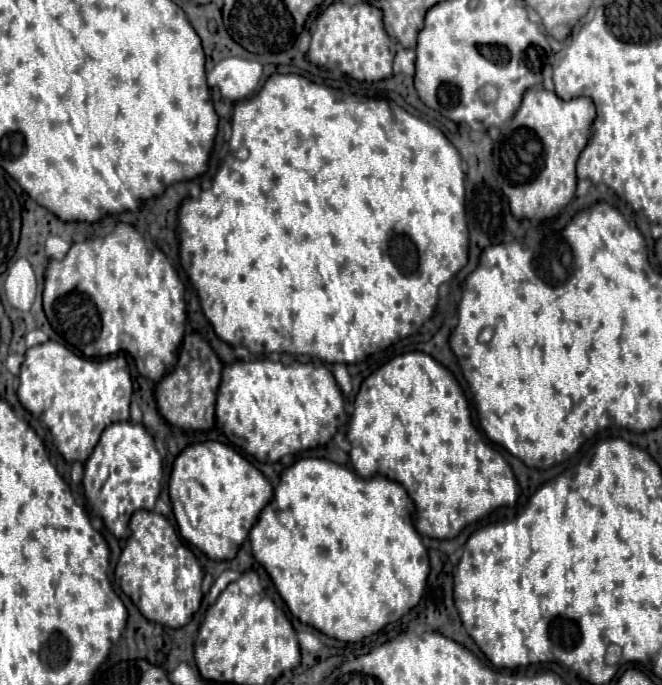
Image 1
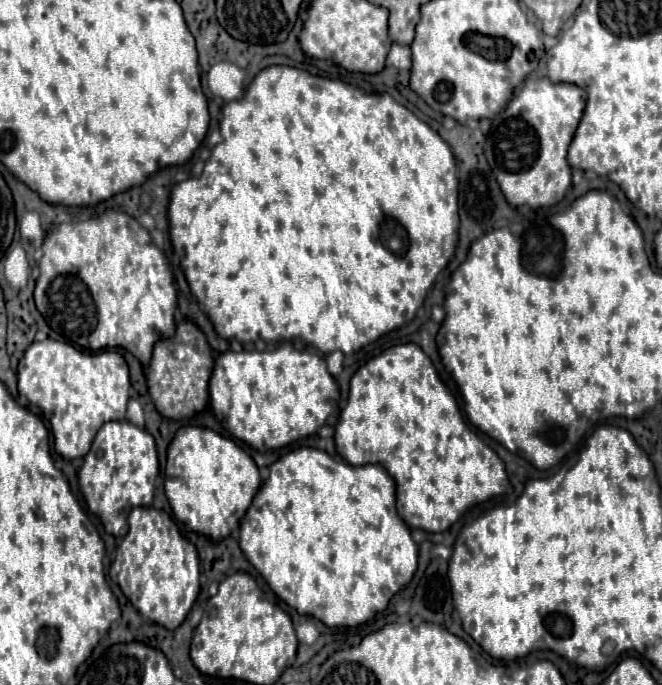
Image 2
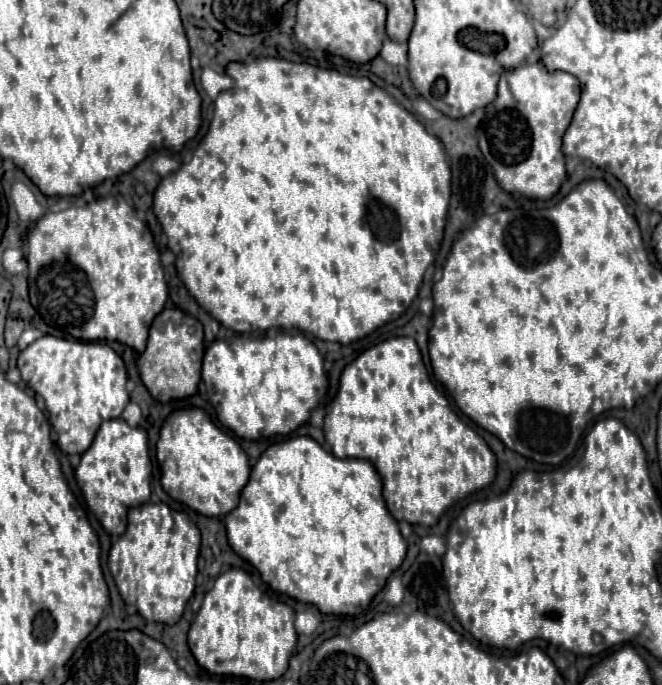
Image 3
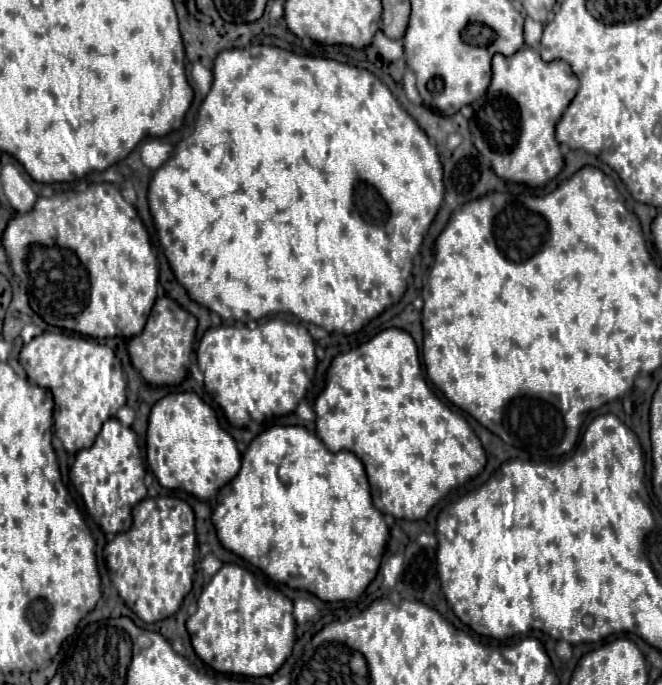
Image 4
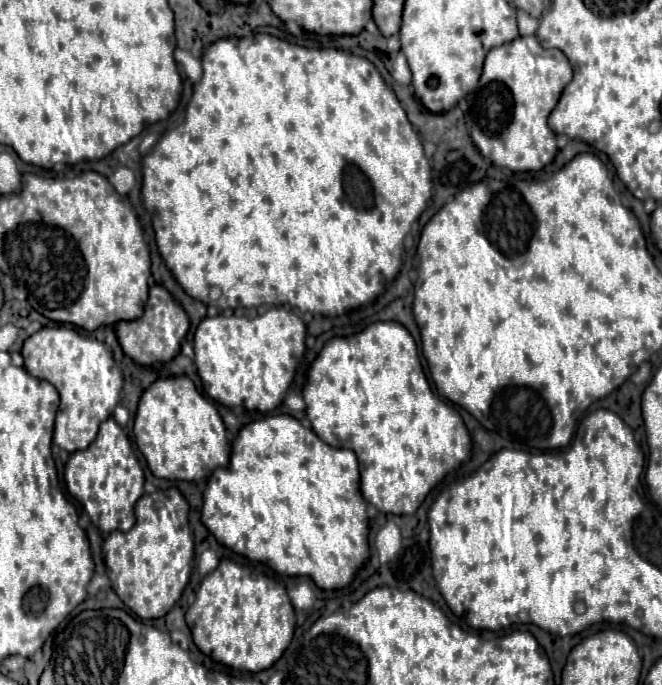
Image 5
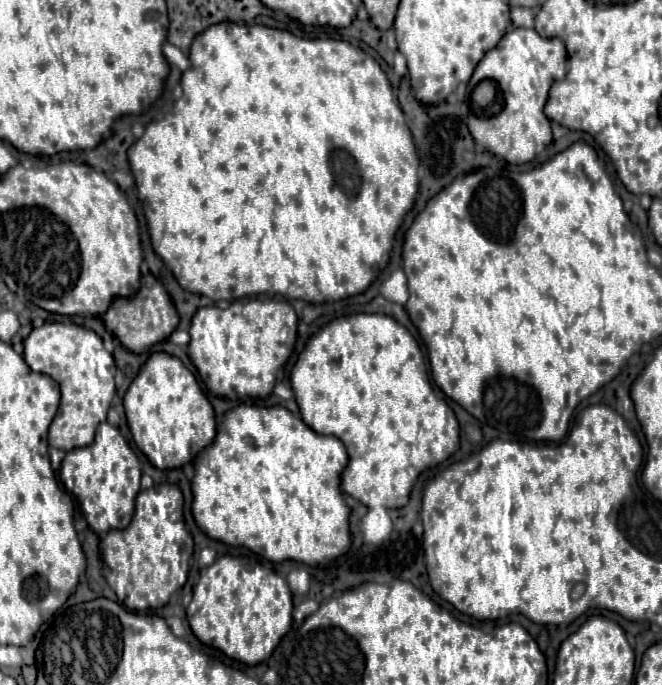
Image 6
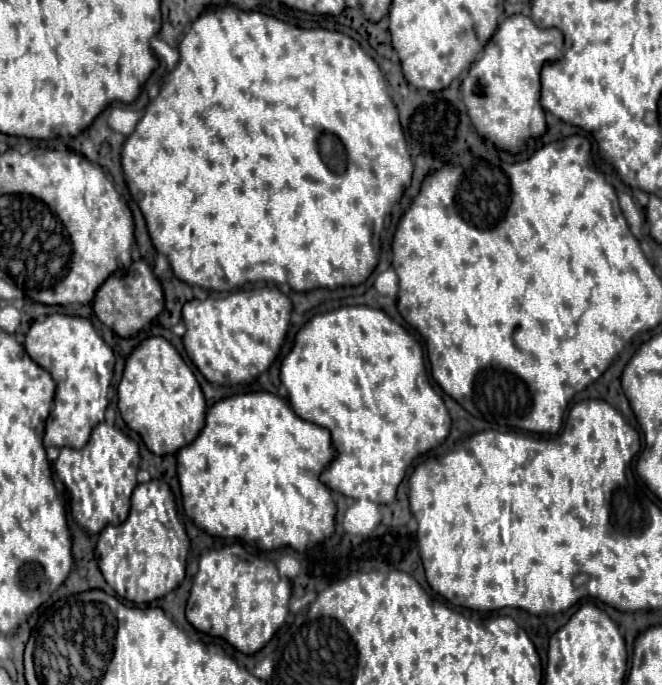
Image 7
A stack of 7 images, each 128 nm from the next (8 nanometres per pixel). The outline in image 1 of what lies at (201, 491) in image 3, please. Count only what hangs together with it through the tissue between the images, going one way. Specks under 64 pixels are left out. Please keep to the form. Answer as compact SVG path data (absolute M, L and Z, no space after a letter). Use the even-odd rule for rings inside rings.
M206 440L190 444L176 456L168 482L168 494L182 538L198 546L212 560L232 560L238 552L238 546L248 538L248 528L252 528L252 524L256 522L260 508L268 504L268 496L272 496L272 486L268 478L258 468L254 468L252 462L248 462L240 452L222 442Z

